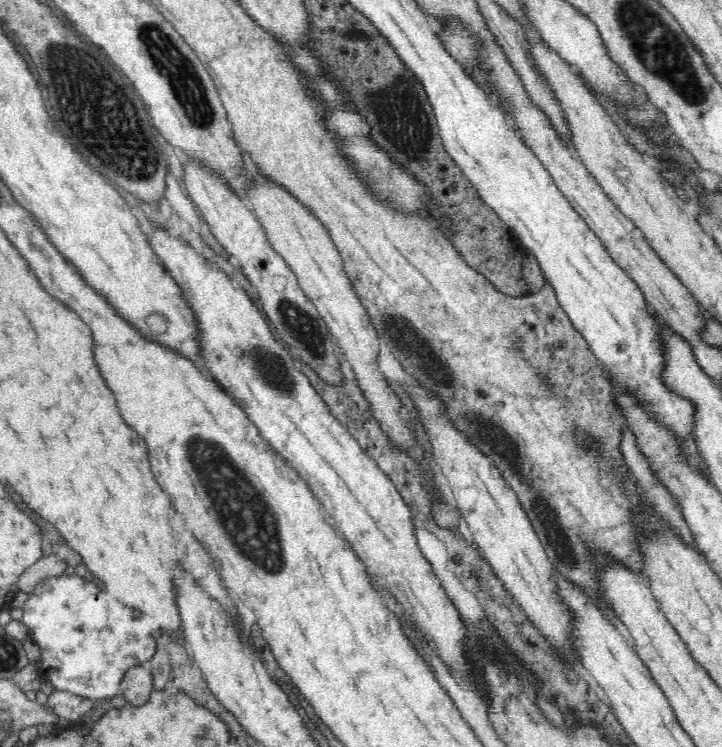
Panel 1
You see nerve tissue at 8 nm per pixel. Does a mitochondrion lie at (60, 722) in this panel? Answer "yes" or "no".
no

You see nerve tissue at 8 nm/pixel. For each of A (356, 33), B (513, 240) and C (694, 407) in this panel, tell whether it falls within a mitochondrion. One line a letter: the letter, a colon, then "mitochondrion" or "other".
A: mitochondrion
B: other
C: other

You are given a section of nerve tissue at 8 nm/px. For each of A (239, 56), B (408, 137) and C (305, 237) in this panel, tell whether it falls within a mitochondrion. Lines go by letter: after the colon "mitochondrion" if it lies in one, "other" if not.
A: other
B: mitochondrion
C: other

